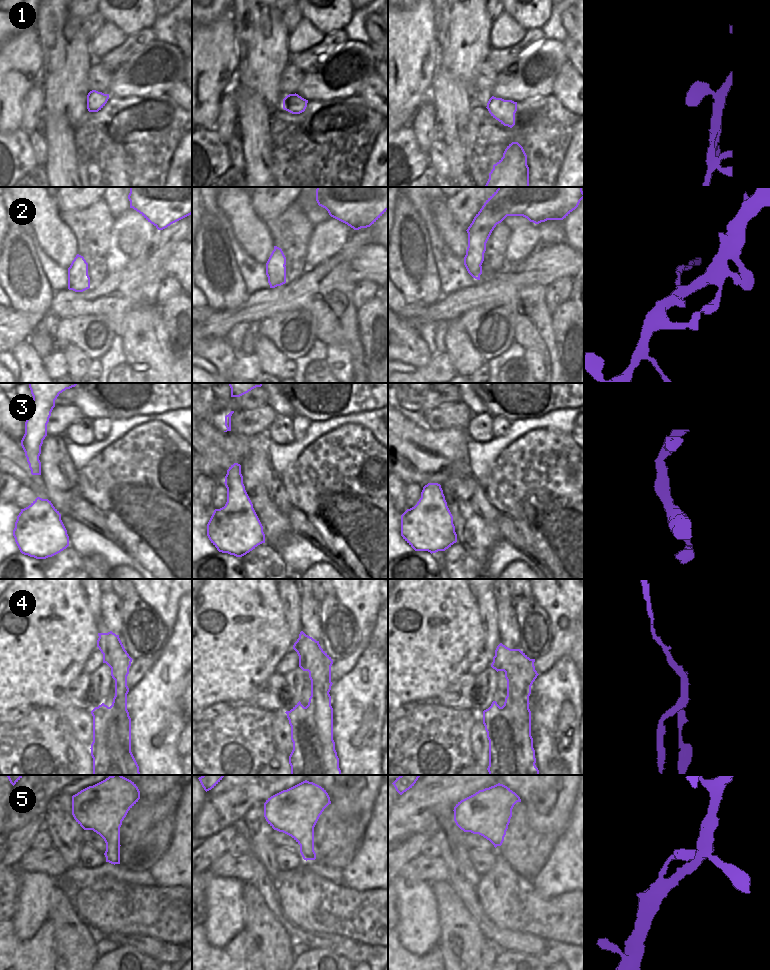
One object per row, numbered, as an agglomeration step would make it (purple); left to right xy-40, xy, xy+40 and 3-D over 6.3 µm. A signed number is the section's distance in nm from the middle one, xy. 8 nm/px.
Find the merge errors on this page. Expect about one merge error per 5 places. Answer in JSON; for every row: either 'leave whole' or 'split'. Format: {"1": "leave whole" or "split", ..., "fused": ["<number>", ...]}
{"1": "leave whole", "2": "split", "3": "leave whole", "4": "split", "5": "leave whole", "fused": ["2", "4"]}

